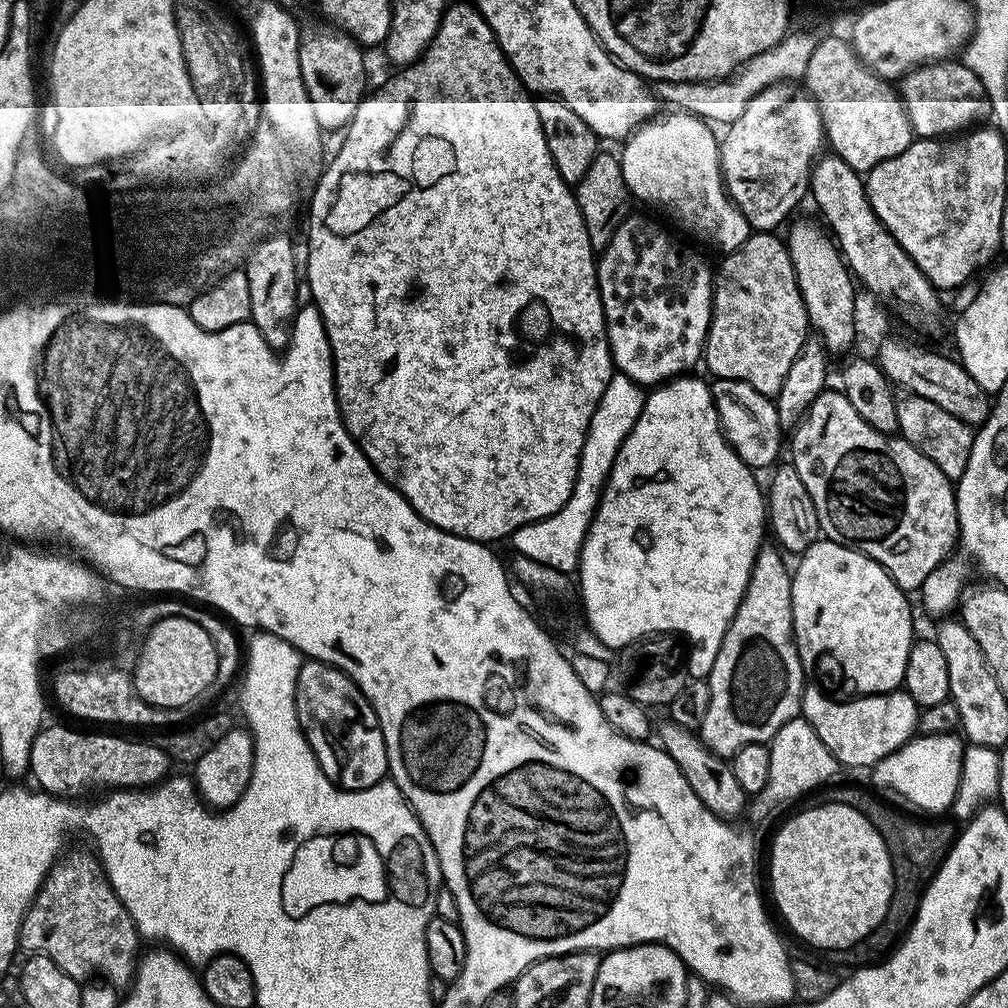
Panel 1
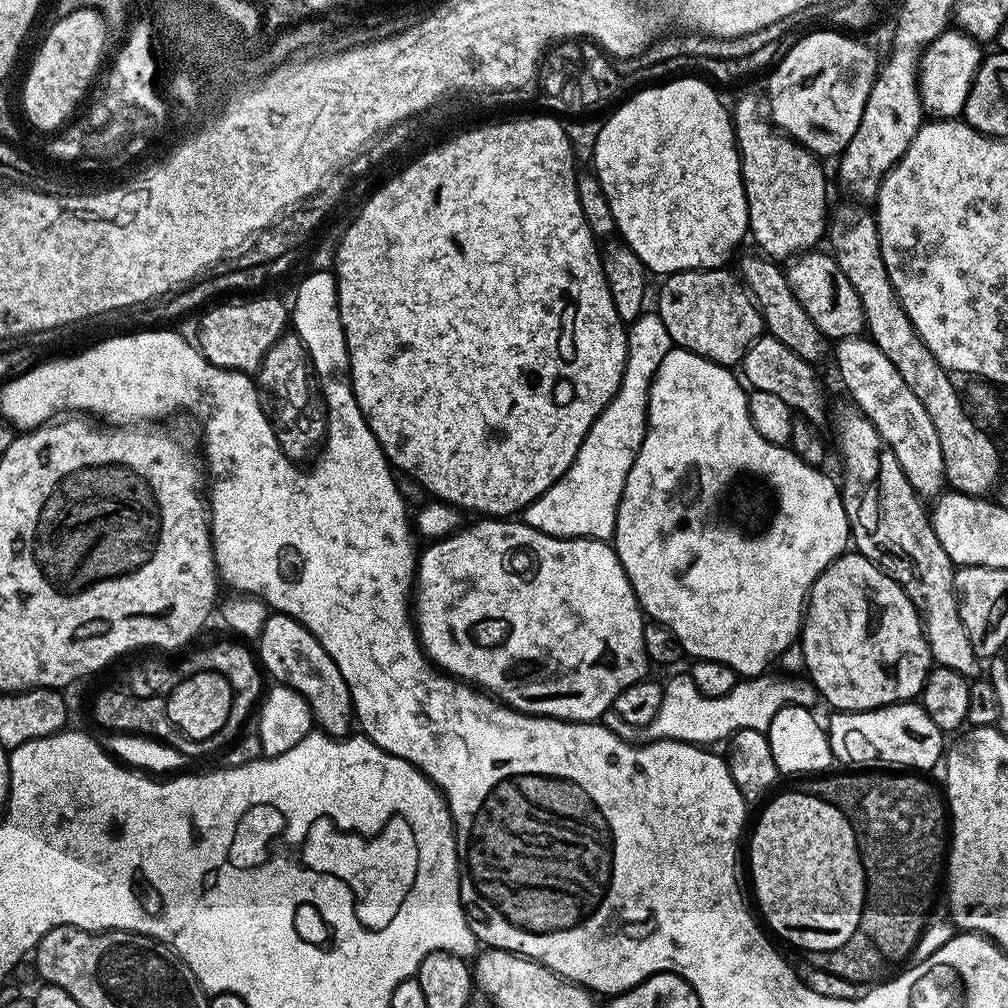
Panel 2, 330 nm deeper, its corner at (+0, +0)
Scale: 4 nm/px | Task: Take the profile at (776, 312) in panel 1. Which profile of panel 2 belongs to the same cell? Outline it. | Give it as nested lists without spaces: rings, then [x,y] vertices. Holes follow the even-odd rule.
[[[724,268],[674,272],[660,288],[658,311],[673,345],[716,364],[736,366],[765,331],[764,317],[747,287]]]

